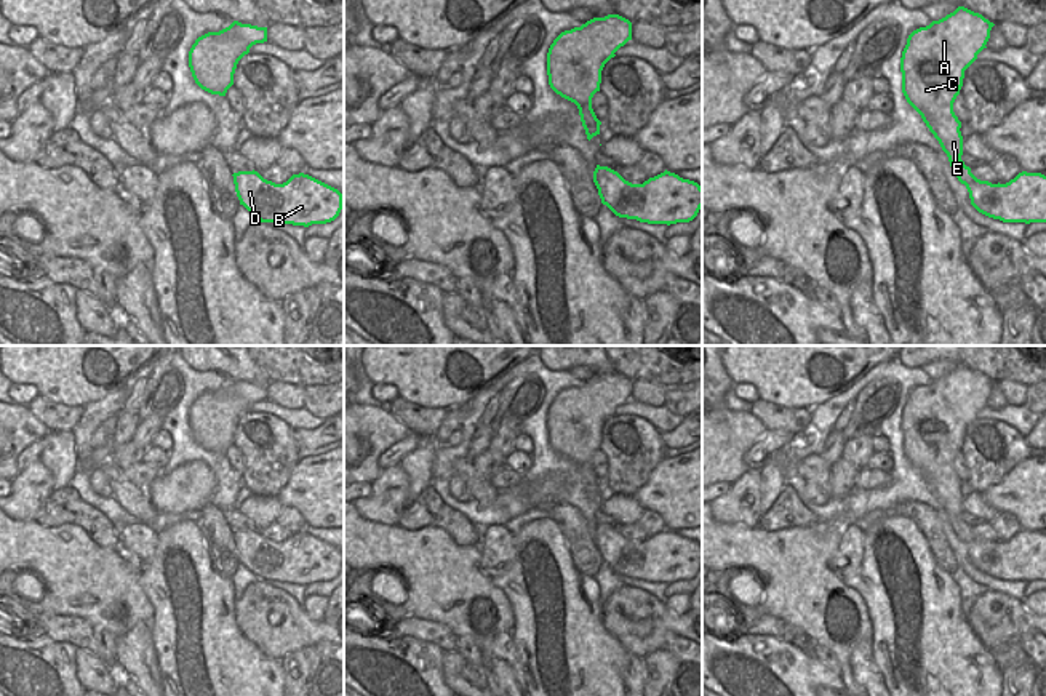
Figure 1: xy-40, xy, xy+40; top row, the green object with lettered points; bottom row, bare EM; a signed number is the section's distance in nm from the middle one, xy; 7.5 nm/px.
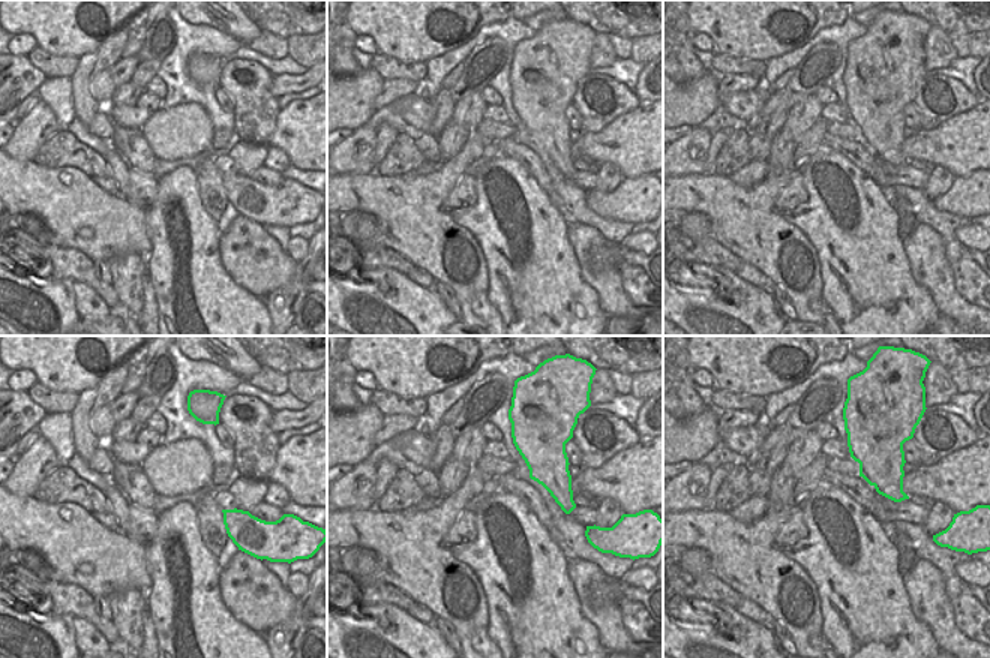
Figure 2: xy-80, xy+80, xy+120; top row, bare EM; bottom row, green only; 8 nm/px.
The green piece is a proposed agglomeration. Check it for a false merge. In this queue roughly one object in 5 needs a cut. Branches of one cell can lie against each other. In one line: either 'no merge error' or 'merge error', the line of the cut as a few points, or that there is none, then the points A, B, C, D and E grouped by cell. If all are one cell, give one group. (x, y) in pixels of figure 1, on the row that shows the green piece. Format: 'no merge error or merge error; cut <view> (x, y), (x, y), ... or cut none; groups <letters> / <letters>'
no merge error; cut none; groups A B C D E

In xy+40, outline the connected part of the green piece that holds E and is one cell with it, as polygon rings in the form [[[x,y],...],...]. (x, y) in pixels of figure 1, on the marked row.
[[[958,6],[945,18],[913,30],[900,58],[902,93],[939,141],[979,213],[1003,222],[1046,222],[1044,174],[1022,171],[1006,184],[992,184],[977,179],[961,160],[961,122],[953,102],[964,70],[987,48],[993,26],[982,14]]]

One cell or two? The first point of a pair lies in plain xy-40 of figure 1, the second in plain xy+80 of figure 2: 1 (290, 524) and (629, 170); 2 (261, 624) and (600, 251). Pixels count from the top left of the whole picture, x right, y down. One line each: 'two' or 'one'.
1: two
2: one

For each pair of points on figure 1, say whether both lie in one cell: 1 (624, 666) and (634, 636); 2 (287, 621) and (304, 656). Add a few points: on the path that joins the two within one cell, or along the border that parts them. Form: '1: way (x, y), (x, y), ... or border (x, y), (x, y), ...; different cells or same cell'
1: border (603, 626), (629, 652), (642, 660); different cells
2: border (314, 645), (304, 645), (282, 660); different cells

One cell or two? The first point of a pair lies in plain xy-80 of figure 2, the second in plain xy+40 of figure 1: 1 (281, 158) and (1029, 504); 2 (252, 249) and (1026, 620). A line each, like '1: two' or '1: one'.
1: two
2: one

